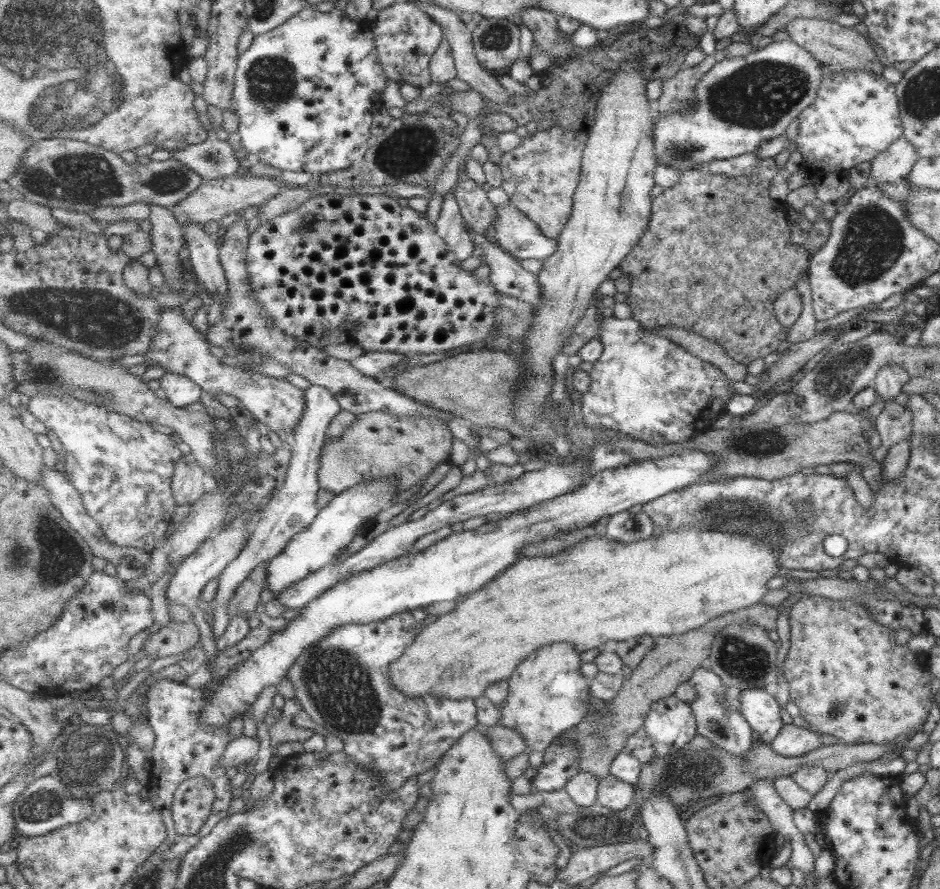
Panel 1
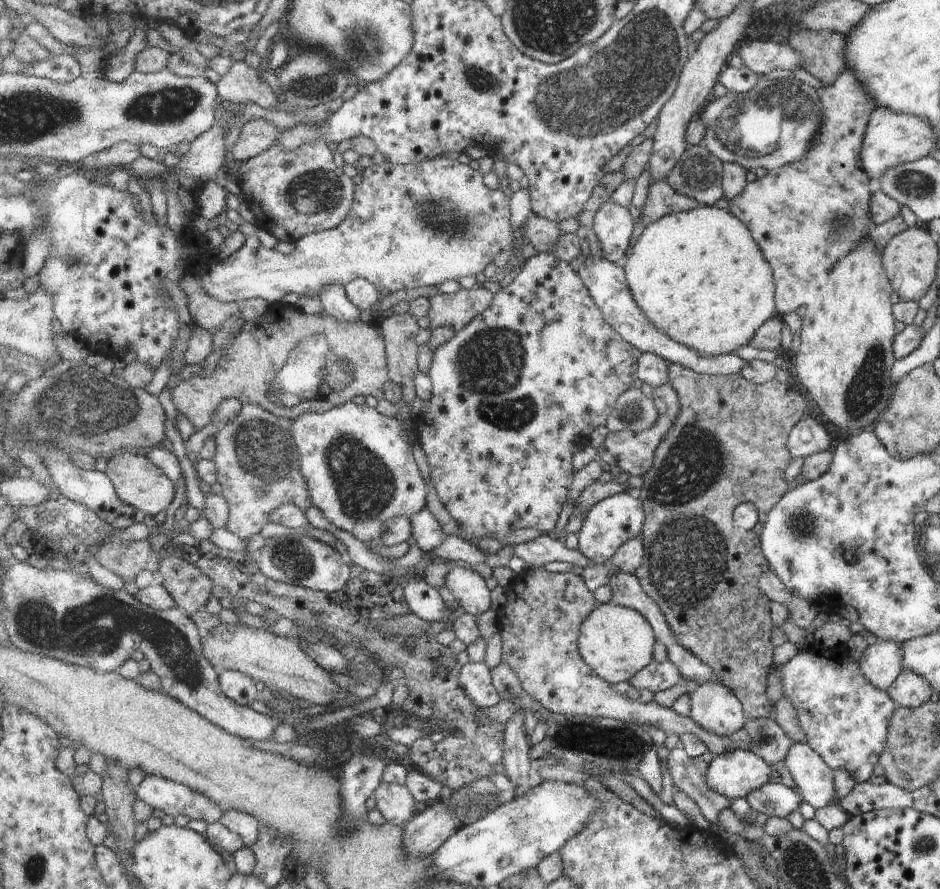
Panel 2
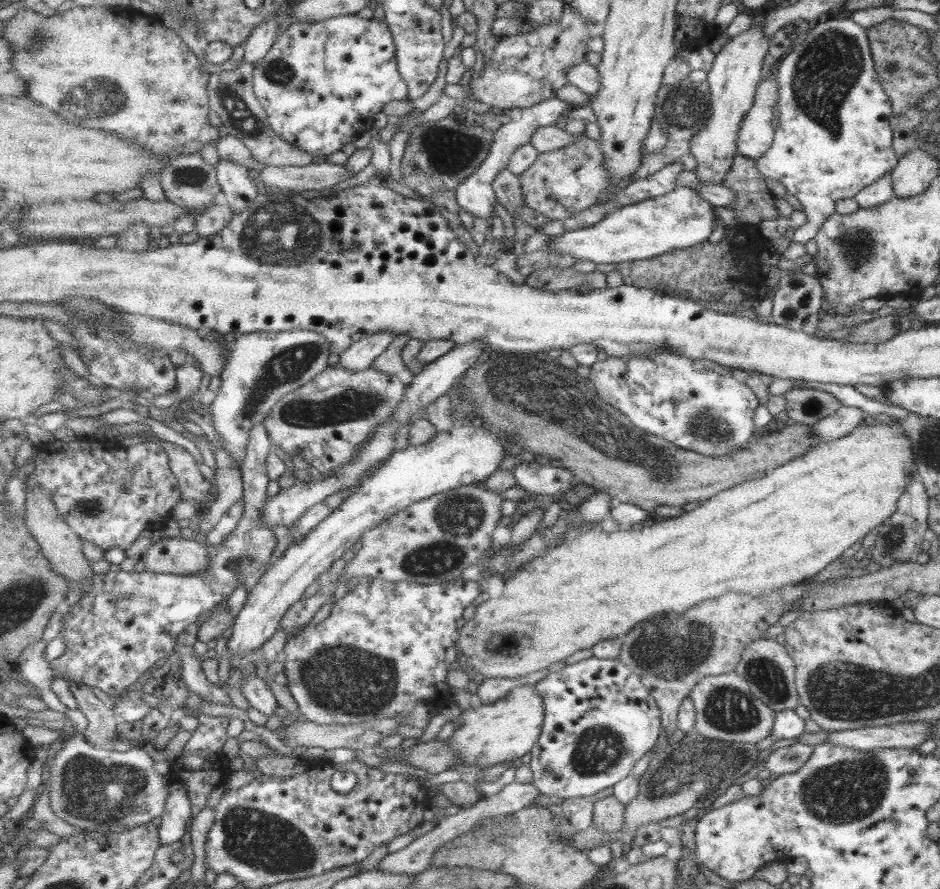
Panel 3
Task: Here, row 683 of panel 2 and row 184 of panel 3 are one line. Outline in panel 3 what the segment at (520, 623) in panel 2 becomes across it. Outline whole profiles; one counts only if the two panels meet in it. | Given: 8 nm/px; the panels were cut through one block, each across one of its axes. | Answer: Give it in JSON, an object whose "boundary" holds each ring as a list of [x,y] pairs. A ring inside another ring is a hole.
{"boundary":[[[579,133],[575,135],[574,142],[567,147],[553,150],[551,152],[542,152],[537,161],[527,169],[525,173],[520,176],[523,190],[523,198],[525,198],[525,205],[531,209],[541,212],[546,218],[552,220],[563,220],[563,218],[575,218],[579,212],[591,208],[593,204],[599,200],[599,195],[609,187],[611,181],[611,174],[605,168],[605,154],[597,140],[589,138],[587,134]]]}

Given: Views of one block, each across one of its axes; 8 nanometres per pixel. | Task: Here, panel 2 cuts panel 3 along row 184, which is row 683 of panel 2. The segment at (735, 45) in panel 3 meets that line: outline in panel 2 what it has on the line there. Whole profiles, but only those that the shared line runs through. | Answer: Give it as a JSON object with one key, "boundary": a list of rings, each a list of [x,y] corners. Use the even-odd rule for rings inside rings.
{"boundary":[[[721,683],[697,685],[689,696],[692,719],[708,733],[729,736],[747,722],[741,701]]]}

